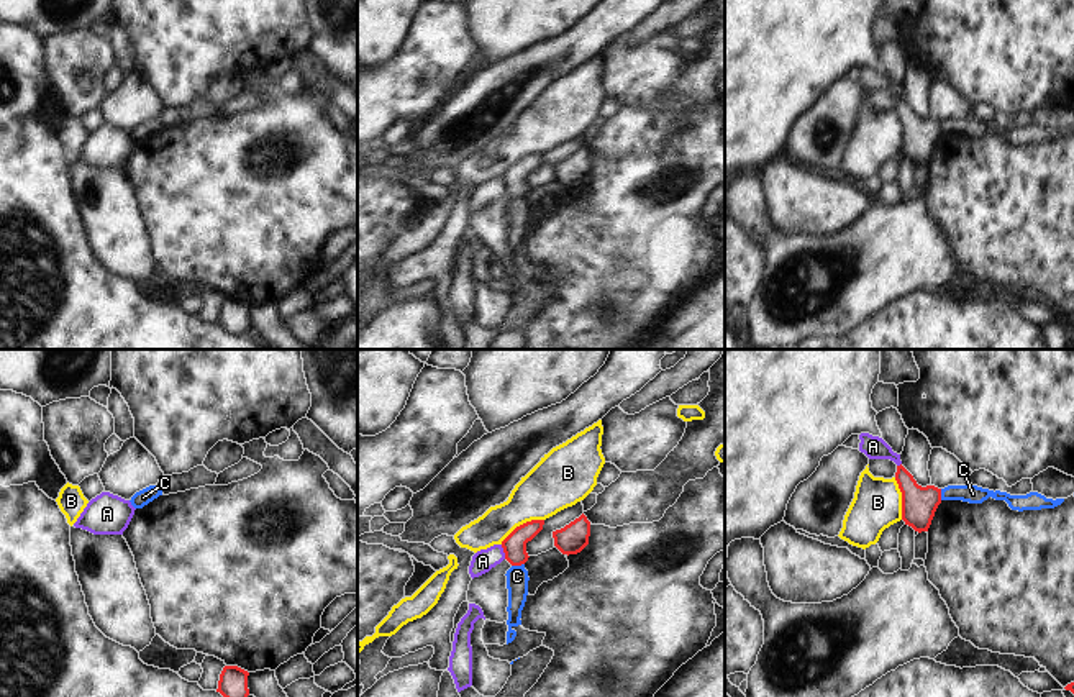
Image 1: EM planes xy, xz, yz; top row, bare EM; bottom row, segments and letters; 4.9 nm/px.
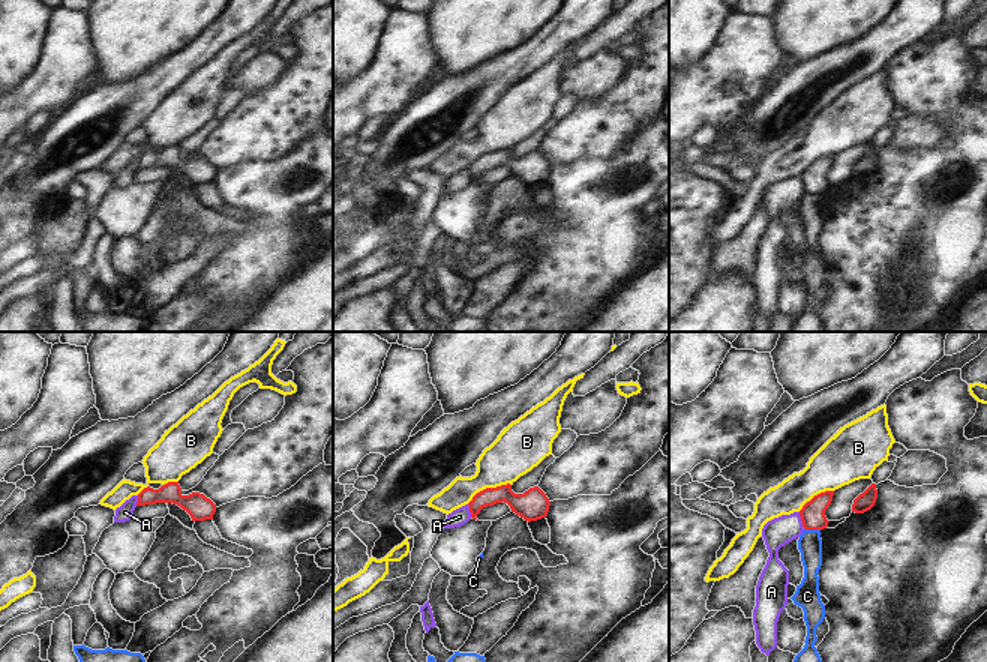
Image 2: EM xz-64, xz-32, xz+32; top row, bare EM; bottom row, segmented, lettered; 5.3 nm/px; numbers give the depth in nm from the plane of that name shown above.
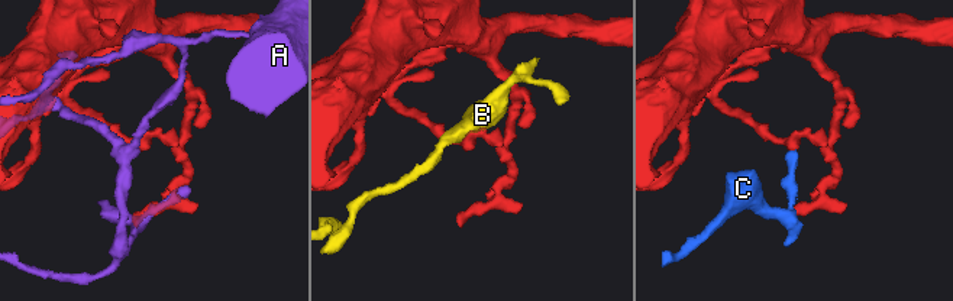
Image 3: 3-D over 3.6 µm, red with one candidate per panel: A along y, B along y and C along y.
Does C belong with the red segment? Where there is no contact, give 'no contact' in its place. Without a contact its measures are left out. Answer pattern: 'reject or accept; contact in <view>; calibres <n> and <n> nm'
reject; contact in xz; calibres 110 and 110 nm

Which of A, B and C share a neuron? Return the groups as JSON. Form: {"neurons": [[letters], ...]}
{"neurons": [["A"], ["B"], ["C"]]}

